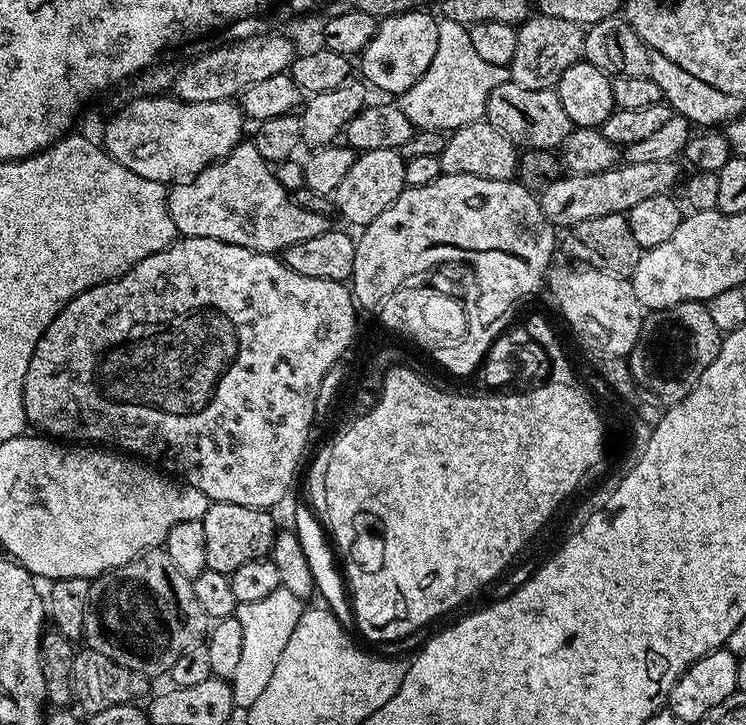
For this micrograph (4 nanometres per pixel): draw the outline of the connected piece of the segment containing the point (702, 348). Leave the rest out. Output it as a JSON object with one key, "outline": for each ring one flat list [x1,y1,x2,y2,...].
{"outline":[[687,300,669,308,649,311,645,315,644,325,640,331,640,341,637,342,634,353,635,359,640,359,640,364,644,367,642,370,639,369,639,379,646,382,647,388,660,400,663,400,665,405,676,404,682,398,686,398,686,394,690,394,693,384,698,382,698,378,702,378,706,366,710,366,710,362,714,362,714,358,718,358,721,339,722,333,710,319,707,303]]}

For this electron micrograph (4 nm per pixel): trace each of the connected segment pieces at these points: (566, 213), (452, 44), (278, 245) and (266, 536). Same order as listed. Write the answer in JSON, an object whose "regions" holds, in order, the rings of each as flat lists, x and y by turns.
{"regions":[[[676,160,621,163,605,172,595,172,585,176,568,174,550,182,550,186,546,186,543,192,539,193,540,209,542,214,546,214,548,221,560,230,573,228,578,222,586,222,590,218,602,218,611,212,627,214,645,198,669,195,673,191,676,179,678,179,677,184,681,179,678,165]],[[441,19,439,26,438,50,434,53,434,62,430,62,430,70,426,70,426,74,422,74,422,78,418,78,410,90,399,96,398,103,413,129,451,134,462,126,485,119,484,111,490,90,494,90,494,86,509,83,510,72,508,68,484,61,475,52,465,25]],[[241,142,224,160,218,160,199,174,176,182,168,188,168,209,174,218,174,226,181,237,214,238,218,242,230,242,255,252,283,253,284,249,302,242,305,238,314,238,330,226,327,215,311,213,292,201,291,195,278,182,275,171,258,154,255,143]],[[209,503,208,512,204,515,204,529,206,530,206,562,210,570,231,574,242,566,242,562,263,560,272,551,272,543,278,531,278,525,272,521,273,513,263,508,247,508,233,504]]]}

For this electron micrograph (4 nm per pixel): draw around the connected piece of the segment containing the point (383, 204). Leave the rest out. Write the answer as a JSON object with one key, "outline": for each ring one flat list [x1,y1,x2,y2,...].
{"outline":[[394,148,366,150,357,155,354,166,350,166,334,194,335,211,340,211,345,225,357,224,357,229,363,230,370,222,374,222,374,218,378,218,378,214,384,213,390,206,394,206,394,202,398,202,406,187,404,161]]}

